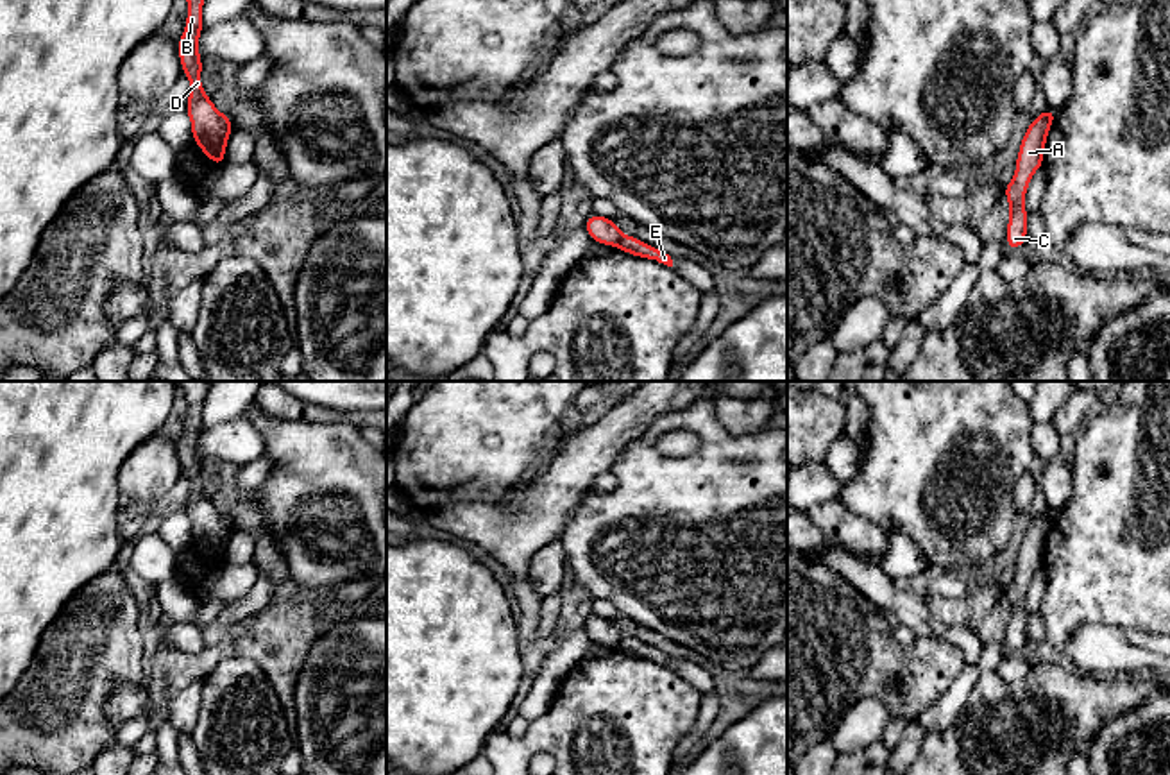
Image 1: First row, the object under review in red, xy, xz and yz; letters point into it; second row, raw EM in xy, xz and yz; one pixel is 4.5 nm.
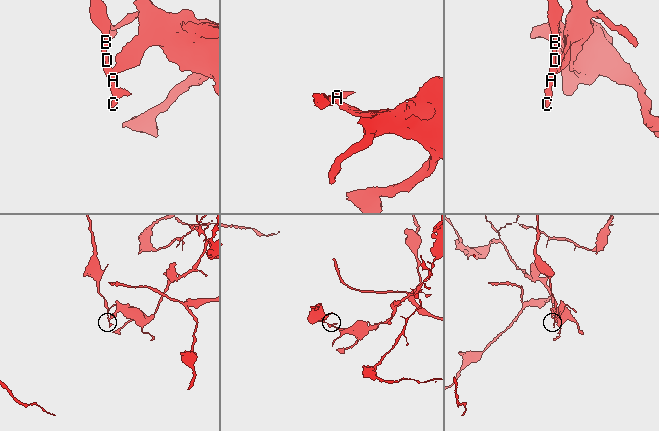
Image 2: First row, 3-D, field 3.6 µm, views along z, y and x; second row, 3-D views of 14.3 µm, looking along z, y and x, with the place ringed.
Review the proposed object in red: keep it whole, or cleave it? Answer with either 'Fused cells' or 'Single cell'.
Fused cells

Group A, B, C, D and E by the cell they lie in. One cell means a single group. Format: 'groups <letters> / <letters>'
groups A B C D / E

